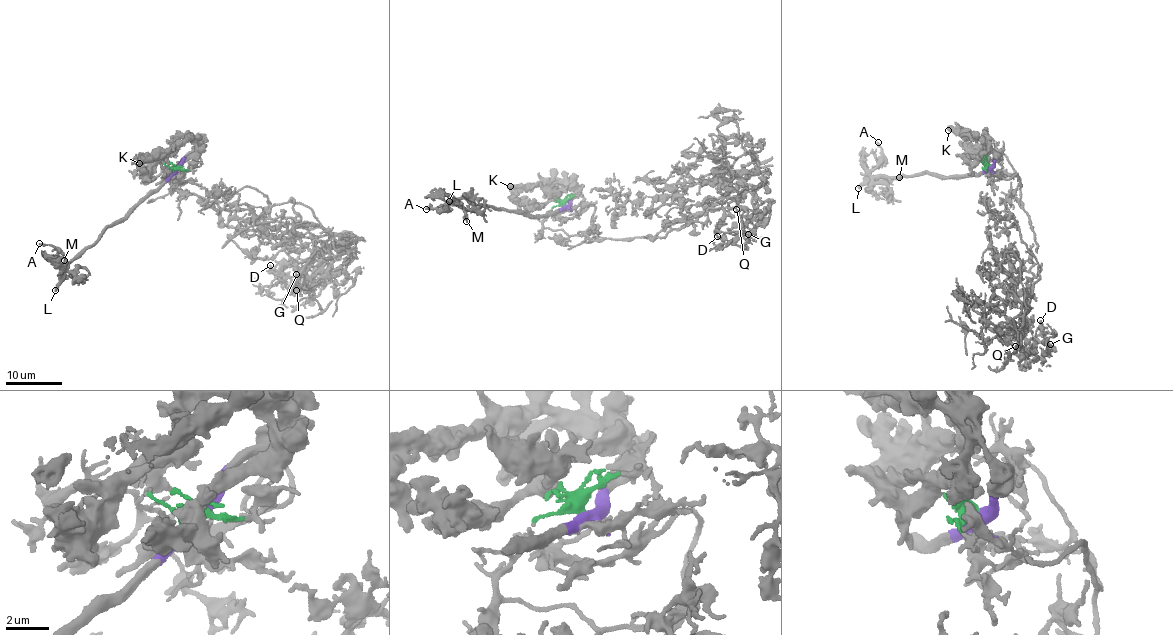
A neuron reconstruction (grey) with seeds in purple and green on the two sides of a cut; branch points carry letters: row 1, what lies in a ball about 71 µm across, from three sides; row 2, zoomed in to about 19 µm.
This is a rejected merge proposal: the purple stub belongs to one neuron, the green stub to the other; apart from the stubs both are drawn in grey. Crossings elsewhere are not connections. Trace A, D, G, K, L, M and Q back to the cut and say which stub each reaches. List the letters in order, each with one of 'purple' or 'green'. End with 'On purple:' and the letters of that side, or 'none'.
A: purple
D: green
G: green
K: purple
L: purple
M: purple
Q: green
On purple: A, K, L, M

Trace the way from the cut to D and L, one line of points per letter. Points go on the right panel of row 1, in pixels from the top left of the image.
D: (989, 166), (993, 150), (1007, 157), (1035, 235), (1022, 341), (1030, 356), (1051, 348), (1039, 320)
L: (989, 166), (980, 173), (947, 177), (934, 172), (905, 177), (883, 174), (858, 188)

